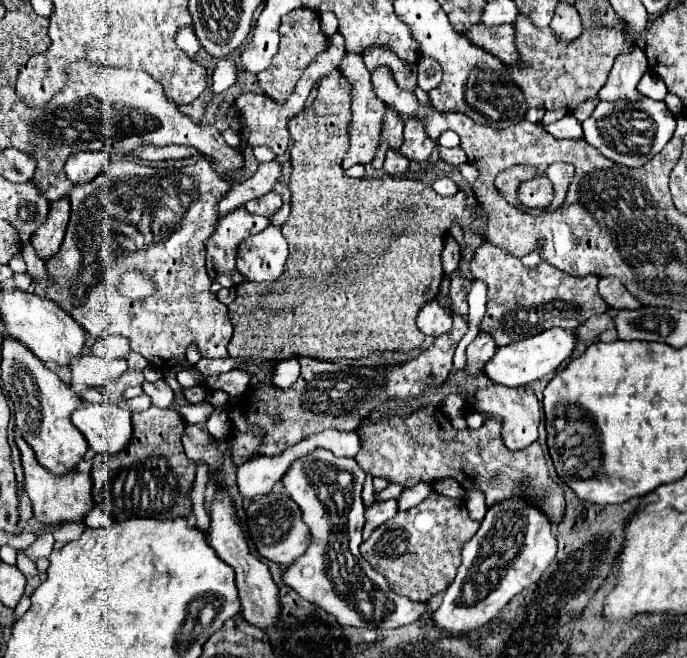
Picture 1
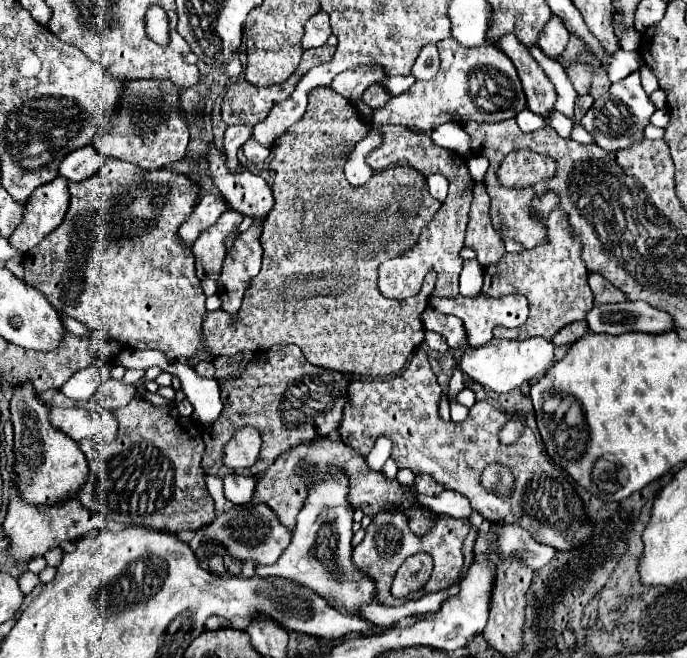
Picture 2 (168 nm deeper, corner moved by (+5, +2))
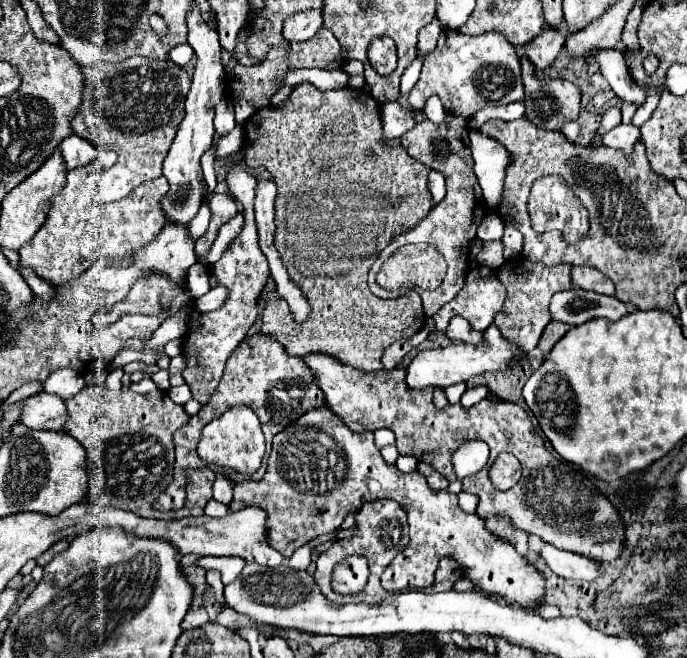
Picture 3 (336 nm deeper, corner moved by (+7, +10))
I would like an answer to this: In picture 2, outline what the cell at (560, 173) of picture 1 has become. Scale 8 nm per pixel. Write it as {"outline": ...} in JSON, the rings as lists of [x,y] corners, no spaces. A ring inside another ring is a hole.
{"outline":[[[522,149],[522,151],[514,151],[504,157],[498,169],[498,179],[506,187],[522,189],[542,179],[550,179],[554,175],[554,169],[556,165],[554,161],[550,161],[550,157]]]}

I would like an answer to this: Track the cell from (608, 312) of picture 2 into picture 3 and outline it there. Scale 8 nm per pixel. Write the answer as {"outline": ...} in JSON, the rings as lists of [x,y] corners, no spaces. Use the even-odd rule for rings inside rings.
{"outline":[[[570,289],[556,293],[550,301],[552,321],[562,321],[568,325],[582,325],[584,321],[598,317],[618,321],[620,317],[632,311],[636,311],[634,305],[628,305],[616,297],[608,297],[584,289]]]}

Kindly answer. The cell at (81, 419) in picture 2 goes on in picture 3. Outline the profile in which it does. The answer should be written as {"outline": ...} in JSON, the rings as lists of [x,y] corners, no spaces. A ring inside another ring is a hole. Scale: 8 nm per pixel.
{"outline":[[[38,393],[24,399],[24,411],[20,415],[20,423],[30,429],[48,429],[48,431],[62,431],[68,421],[66,403],[50,393]]]}

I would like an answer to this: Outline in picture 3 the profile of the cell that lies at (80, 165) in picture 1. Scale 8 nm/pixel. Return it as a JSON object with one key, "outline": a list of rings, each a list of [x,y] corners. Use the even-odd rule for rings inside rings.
{"outline":[[[72,135],[60,143],[60,153],[62,153],[62,161],[64,161],[66,169],[72,171],[76,167],[82,167],[82,165],[88,165],[90,161],[94,161],[98,155],[98,149],[92,143],[88,143],[86,139]]]}

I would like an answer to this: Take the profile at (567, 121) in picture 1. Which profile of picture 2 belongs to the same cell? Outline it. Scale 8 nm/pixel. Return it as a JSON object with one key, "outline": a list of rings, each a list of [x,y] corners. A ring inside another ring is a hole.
{"outline":[[[522,109],[518,115],[516,115],[516,123],[518,127],[524,131],[524,133],[532,133],[532,131],[538,131],[542,129],[542,125],[546,125],[546,121],[534,113],[530,113],[530,109]]]}

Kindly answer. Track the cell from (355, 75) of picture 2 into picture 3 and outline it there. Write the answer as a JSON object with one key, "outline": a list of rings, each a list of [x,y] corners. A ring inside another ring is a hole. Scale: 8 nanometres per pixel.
{"outline":[[[296,69],[296,71],[288,71],[284,75],[284,83],[282,85],[298,85],[302,81],[310,81],[314,87],[328,91],[328,89],[342,89],[348,87],[348,75],[344,73],[344,69]]]}

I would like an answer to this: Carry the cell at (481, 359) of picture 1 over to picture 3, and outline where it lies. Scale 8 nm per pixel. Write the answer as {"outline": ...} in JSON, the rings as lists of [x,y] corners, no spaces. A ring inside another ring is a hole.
{"outline":[[[476,265],[468,271],[466,275],[466,283],[462,287],[462,291],[448,303],[444,305],[437,313],[432,317],[436,321],[436,330],[445,331],[452,315],[460,315],[464,317],[476,331],[486,331],[496,313],[500,313],[500,309],[504,309],[504,301],[506,301],[506,293],[504,293],[504,285],[500,283],[500,279],[496,277],[496,271],[490,269],[490,267],[484,267],[484,265]]]}

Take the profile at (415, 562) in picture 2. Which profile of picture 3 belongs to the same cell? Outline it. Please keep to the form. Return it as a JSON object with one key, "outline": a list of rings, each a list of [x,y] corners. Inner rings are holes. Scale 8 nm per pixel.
{"outline":[[[328,407],[324,409],[312,409],[310,413],[304,413],[298,421],[290,423],[284,431],[280,431],[274,437],[272,453],[268,461],[266,475],[256,481],[256,485],[248,485],[248,481],[242,481],[234,487],[234,499],[230,503],[230,509],[242,509],[246,505],[258,505],[268,513],[268,541],[276,551],[280,551],[284,557],[290,557],[298,547],[314,541],[320,535],[332,533],[338,529],[348,513],[356,513],[364,501],[376,501],[376,499],[392,499],[400,503],[400,507],[408,513],[410,523],[410,543],[408,547],[386,567],[382,573],[382,587],[390,593],[400,593],[402,589],[416,587],[424,589],[432,585],[434,571],[438,567],[438,561],[446,555],[452,555],[464,569],[464,575],[474,581],[478,589],[484,589],[488,593],[502,595],[510,605],[520,607],[536,607],[544,597],[544,577],[538,573],[534,565],[530,565],[524,557],[516,553],[508,541],[496,537],[484,527],[484,521],[478,515],[464,513],[458,507],[458,497],[444,491],[432,491],[426,483],[426,477],[418,471],[414,473],[402,473],[396,469],[396,465],[388,465],[378,447],[374,445],[372,433],[352,433],[340,417],[336,417]]]}

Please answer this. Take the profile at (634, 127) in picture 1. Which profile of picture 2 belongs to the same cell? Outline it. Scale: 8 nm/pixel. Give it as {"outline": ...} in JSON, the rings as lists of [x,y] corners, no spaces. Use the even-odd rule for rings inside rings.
{"outline":[[[632,73],[630,77],[614,83],[610,91],[594,101],[588,113],[582,119],[582,125],[588,133],[594,135],[596,143],[606,151],[618,151],[630,147],[634,141],[642,141],[642,131],[650,123],[650,115],[654,113],[654,105],[650,103],[646,91],[640,85],[640,73]]]}

